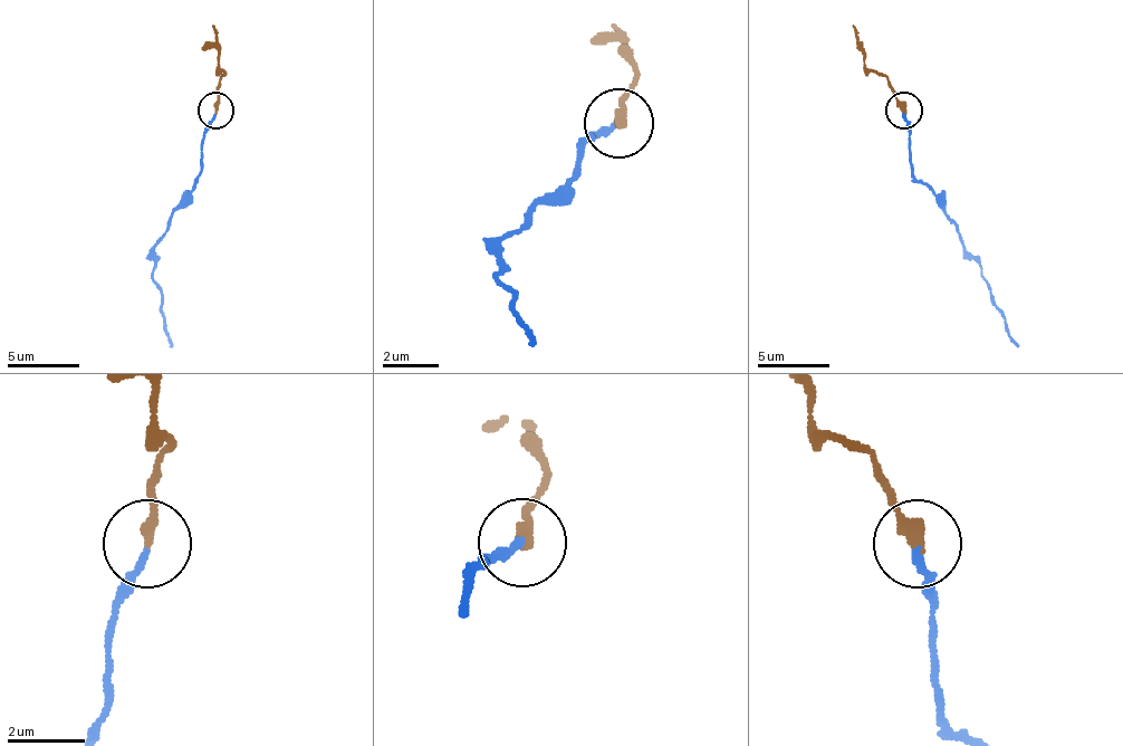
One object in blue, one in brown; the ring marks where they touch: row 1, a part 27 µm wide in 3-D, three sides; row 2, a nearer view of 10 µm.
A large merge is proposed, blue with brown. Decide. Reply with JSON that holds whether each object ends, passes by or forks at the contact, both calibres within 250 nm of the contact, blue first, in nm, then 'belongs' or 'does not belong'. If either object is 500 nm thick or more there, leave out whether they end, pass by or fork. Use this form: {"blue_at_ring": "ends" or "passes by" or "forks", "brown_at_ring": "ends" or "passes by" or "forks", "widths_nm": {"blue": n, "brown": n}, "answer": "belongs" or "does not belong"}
{"blue_at_ring": "ends", "brown_at_ring": "ends", "widths_nm": {"blue": 180, "brown": 360}, "answer": "belongs"}

